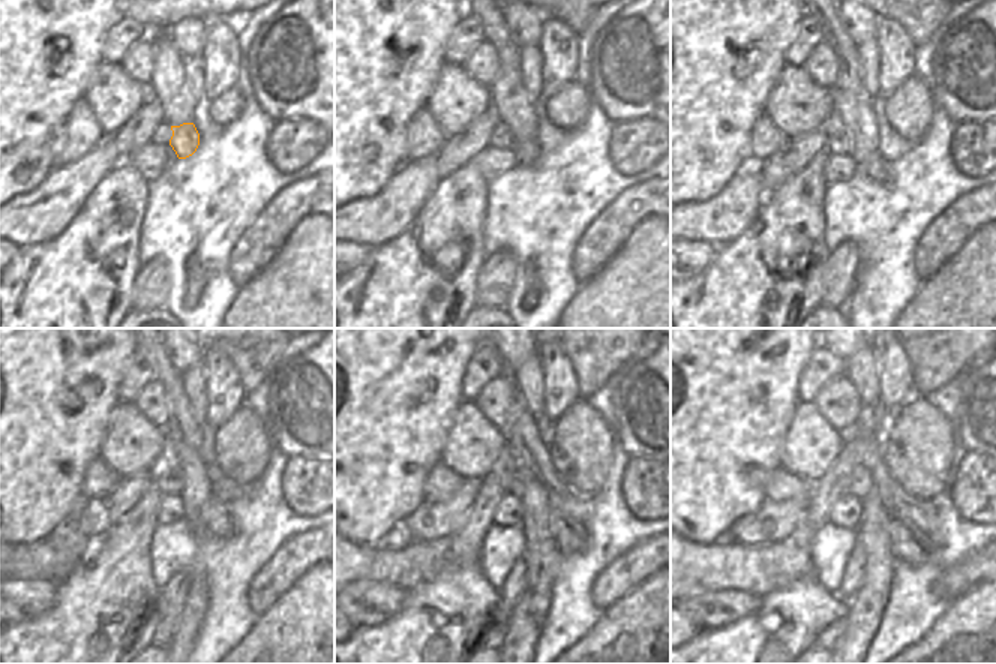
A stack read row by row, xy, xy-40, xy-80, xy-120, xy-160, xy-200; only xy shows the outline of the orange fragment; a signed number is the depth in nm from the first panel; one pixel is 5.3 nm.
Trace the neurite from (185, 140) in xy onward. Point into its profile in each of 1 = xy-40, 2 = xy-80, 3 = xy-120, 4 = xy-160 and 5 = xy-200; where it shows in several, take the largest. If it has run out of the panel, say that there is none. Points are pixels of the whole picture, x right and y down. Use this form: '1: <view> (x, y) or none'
1: xy-40 (525, 152)
2: xy-80 (875, 165)
3: xy-120 (215, 513)
4: xy-160 (570, 535)
5: xy-200 (911, 546)

